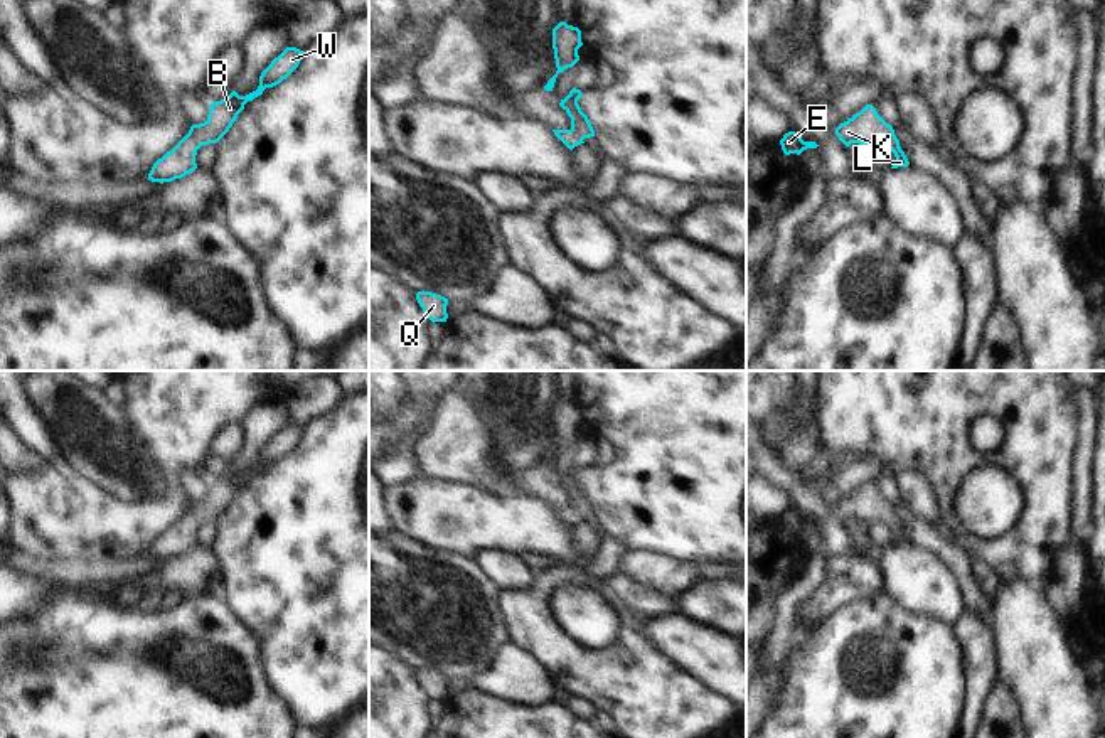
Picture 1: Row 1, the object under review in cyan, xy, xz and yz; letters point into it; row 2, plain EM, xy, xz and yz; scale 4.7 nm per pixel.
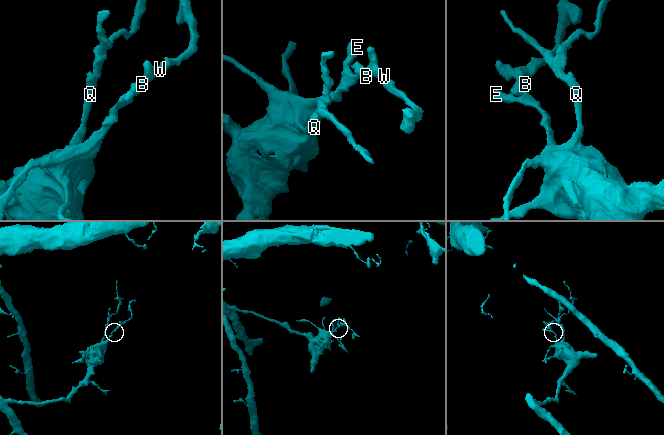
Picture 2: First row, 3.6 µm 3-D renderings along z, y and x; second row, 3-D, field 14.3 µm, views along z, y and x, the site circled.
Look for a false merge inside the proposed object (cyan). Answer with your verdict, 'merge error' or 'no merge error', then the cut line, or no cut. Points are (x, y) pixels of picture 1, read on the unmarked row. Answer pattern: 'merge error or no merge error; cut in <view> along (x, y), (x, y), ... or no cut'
no merge error; no cut

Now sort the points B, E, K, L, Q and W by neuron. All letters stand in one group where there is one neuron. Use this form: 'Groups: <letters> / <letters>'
Groups: B E K L Q W

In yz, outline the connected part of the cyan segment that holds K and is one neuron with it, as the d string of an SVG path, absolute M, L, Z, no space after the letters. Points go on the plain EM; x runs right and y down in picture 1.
M866 482L852 495L841 500L835 505L835 512L846 524L849 524L851 521L859 521L867 526L886 522L896 534L896 539L891 546L910 543L905 529L899 524L899 517L896 516L893 504L878 492L873 482Z

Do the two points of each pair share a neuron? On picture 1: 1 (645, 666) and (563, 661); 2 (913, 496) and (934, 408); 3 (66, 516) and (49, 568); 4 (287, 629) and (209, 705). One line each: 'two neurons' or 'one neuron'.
1: one neuron
2: two neurons
3: two neurons
4: two neurons

